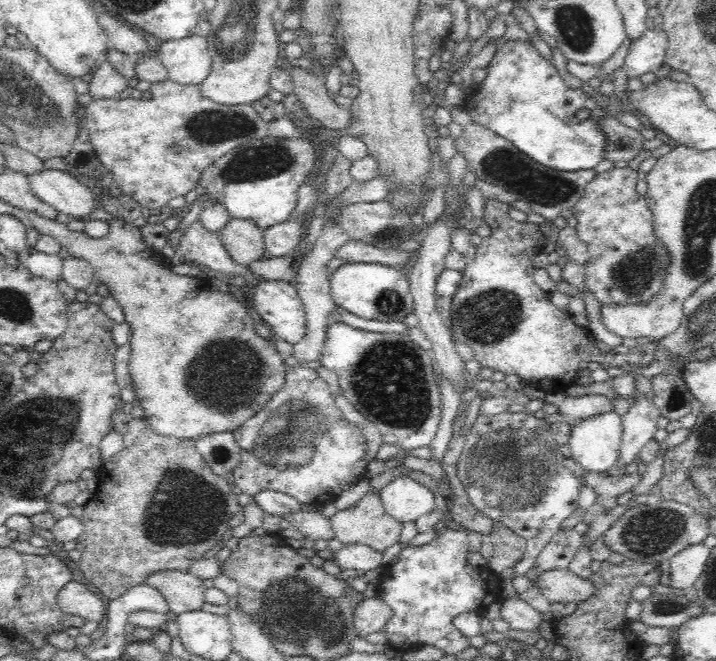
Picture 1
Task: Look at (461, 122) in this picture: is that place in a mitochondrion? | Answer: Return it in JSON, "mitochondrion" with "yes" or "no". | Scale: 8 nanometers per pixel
{"mitochondrion":"no"}

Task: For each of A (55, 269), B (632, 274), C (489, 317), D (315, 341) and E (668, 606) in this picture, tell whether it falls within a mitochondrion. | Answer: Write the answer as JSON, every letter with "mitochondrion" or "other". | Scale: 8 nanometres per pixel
{"A":"other","B":"mitochondrion","C":"mitochondrion","D":"other","E":"mitochondrion"}

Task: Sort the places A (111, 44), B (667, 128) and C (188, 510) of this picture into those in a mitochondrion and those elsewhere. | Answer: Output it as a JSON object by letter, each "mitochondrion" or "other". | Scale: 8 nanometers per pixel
{"A":"other","B":"other","C":"mitochondrion"}

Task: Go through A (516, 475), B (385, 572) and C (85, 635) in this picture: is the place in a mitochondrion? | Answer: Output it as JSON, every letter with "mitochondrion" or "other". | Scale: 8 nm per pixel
{"A":"mitochondrion","B":"other","C":"other"}

